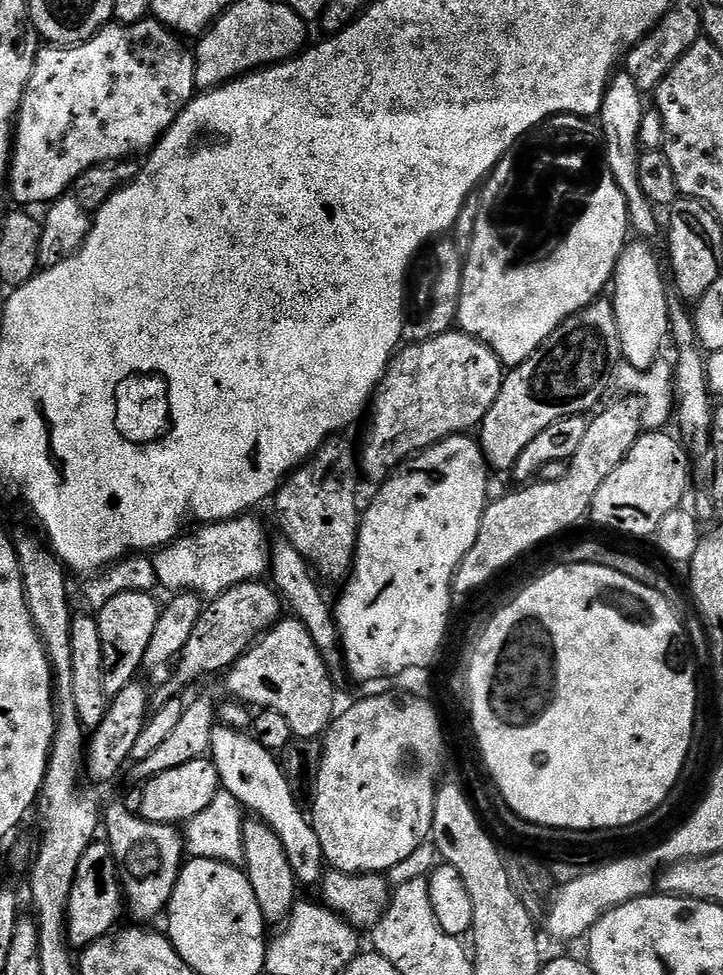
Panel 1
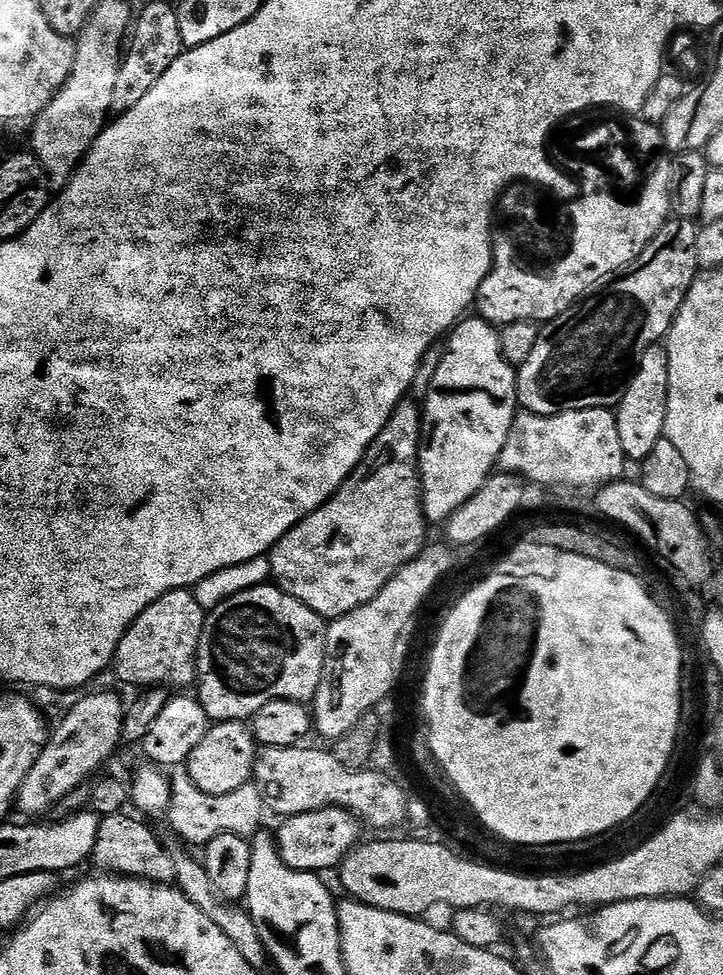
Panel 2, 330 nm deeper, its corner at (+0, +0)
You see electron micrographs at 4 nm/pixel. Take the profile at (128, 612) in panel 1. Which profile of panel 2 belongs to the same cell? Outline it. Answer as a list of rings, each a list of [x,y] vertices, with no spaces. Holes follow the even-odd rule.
[[[188,590],[168,592],[148,607],[135,623],[116,651],[114,672],[124,684],[137,684],[137,689],[147,690],[163,686],[168,690],[188,690],[197,683],[196,659],[205,639],[204,617],[206,611]]]

